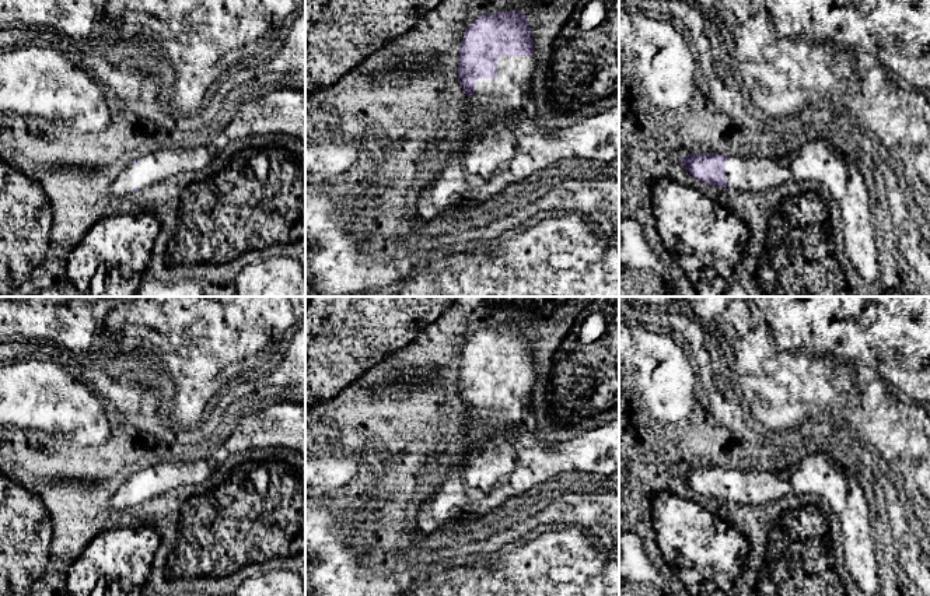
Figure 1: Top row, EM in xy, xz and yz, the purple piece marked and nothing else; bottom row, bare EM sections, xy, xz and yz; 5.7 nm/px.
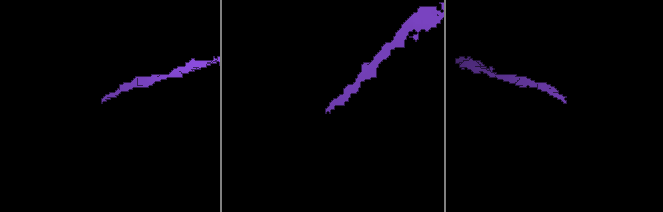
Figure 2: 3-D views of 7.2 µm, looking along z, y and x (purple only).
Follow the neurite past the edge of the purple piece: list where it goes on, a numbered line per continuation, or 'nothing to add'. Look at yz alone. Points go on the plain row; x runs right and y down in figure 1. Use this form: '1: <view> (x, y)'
1: yz (821, 479)

